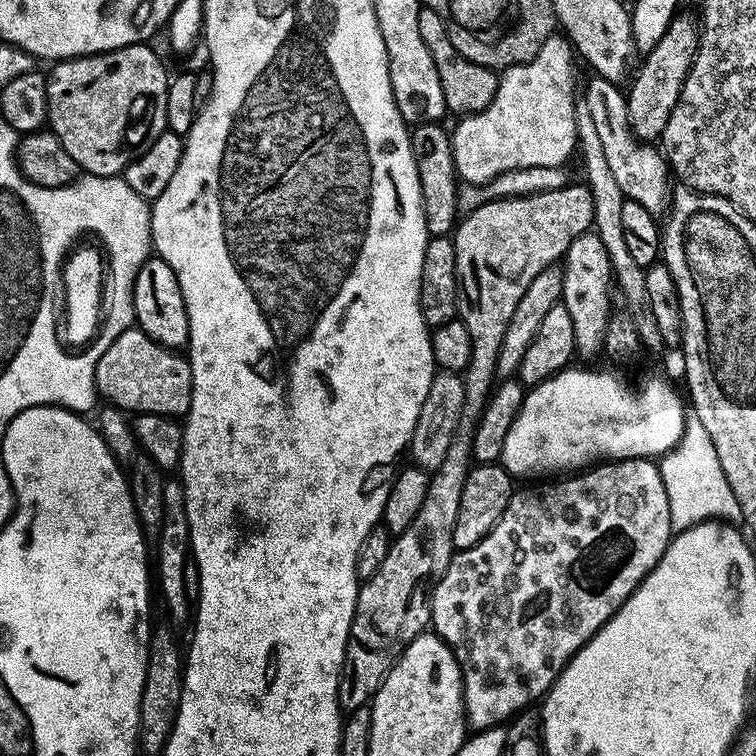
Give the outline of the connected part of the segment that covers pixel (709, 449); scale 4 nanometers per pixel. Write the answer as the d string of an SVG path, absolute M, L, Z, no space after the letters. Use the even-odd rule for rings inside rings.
M695 420L685 423L684 436L679 443L659 459L658 467L670 505L670 522L673 533L684 532L705 520L726 520L739 515L737 499L722 471L717 450L702 424Z

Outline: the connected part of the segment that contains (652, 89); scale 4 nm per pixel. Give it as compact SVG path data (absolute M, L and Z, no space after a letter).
M683 14L673 16L666 34L658 38L650 51L643 53L640 69L631 77L632 85L626 88L628 117L636 139L641 142L656 142L664 135L666 122L682 94L682 86L698 50L700 29L697 21Z

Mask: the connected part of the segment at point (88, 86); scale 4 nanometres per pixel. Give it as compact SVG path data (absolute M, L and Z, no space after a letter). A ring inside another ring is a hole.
M148 42L139 44L131 44L130 46L122 46L118 50L110 50L109 52L99 52L93 56L76 56L73 60L58 60L51 65L52 69L46 72L46 106L48 107L47 127L58 138L58 142L62 142L62 150L66 150L66 154L70 154L70 158L74 158L77 169L81 173L89 176L120 176L124 171L124 167L137 156L143 154L147 150L149 144L154 138L158 138L158 134L165 132L168 126L166 118L166 98L168 97L168 82L170 72L164 69L164 64L160 61L158 53L152 49L153 45Z

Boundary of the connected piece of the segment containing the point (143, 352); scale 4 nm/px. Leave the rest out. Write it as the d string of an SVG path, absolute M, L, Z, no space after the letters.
M139 327L127 328L113 344L96 358L96 371L94 373L94 388L97 393L105 396L109 405L124 409L128 414L149 412L159 416L180 418L187 413L192 397L192 367L179 351L166 348L157 340L151 340Z

